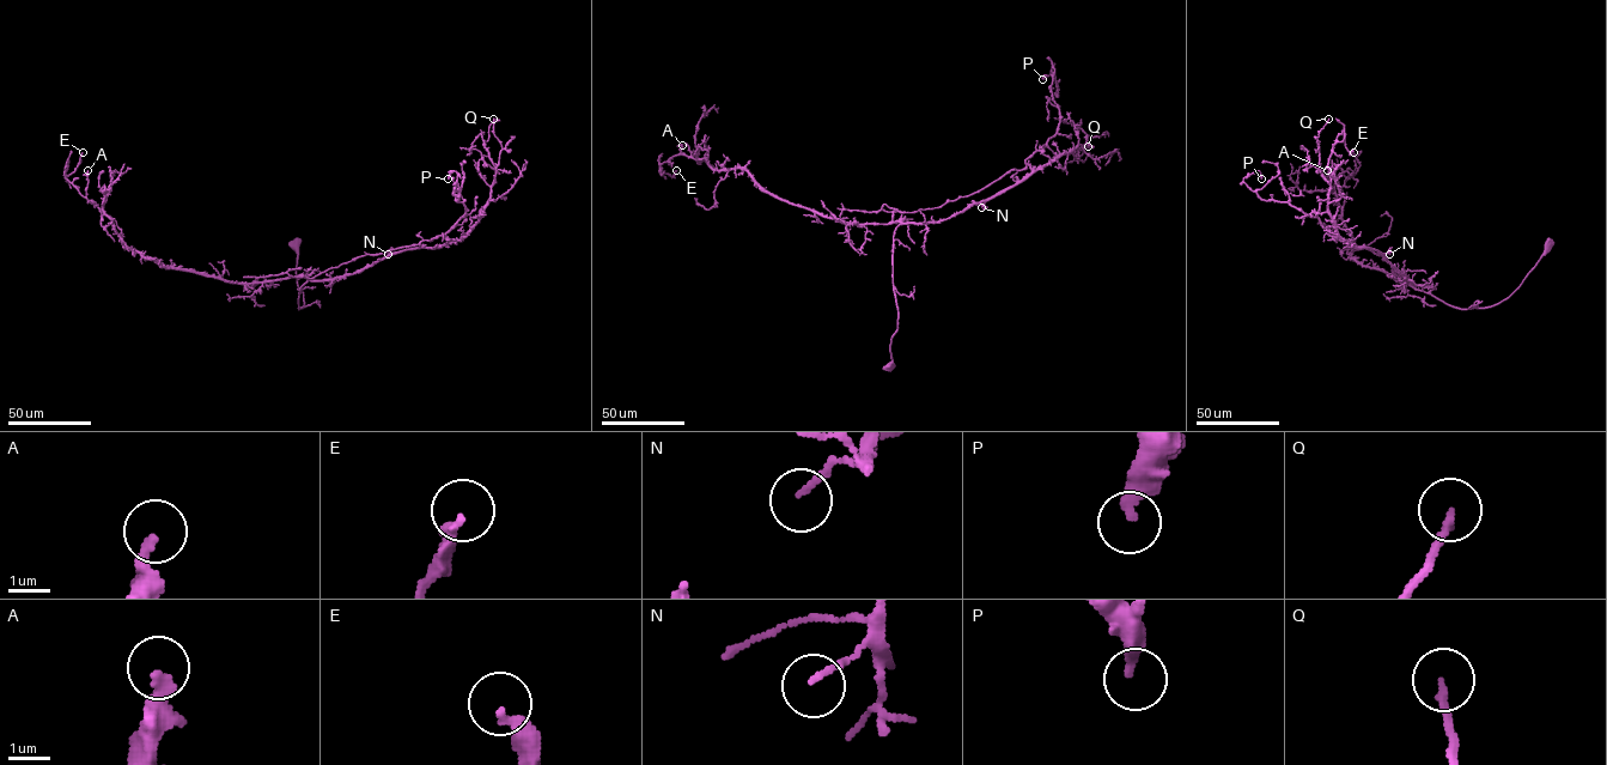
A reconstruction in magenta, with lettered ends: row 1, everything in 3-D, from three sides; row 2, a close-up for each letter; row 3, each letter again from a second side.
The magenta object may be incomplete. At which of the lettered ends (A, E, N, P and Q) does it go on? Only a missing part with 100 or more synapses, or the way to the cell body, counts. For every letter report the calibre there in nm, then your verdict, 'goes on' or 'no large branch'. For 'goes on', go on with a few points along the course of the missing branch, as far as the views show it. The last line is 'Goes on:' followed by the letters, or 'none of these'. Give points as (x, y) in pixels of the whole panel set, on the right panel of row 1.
A: 320 nm | no large branch
E: 280 nm | no large branch
N: 110 nm | no large branch
P: 360 nm | no large branch
Q: 170 nm | no large branch
Goes on: none of these

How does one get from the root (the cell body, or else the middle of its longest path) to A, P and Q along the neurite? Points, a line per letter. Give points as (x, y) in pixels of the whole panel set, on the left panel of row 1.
A: (296, 244), (304, 302), (298, 309), (304, 277), (235, 283), (160, 266), (128, 248), (86, 198), (87, 170)
P: (296, 244), (298, 309), (299, 274), (452, 228), (466, 207), (458, 174), (448, 178)
Q: (296, 244), (298, 309), (308, 280), (460, 240), (489, 196), (501, 150), (493, 119)

